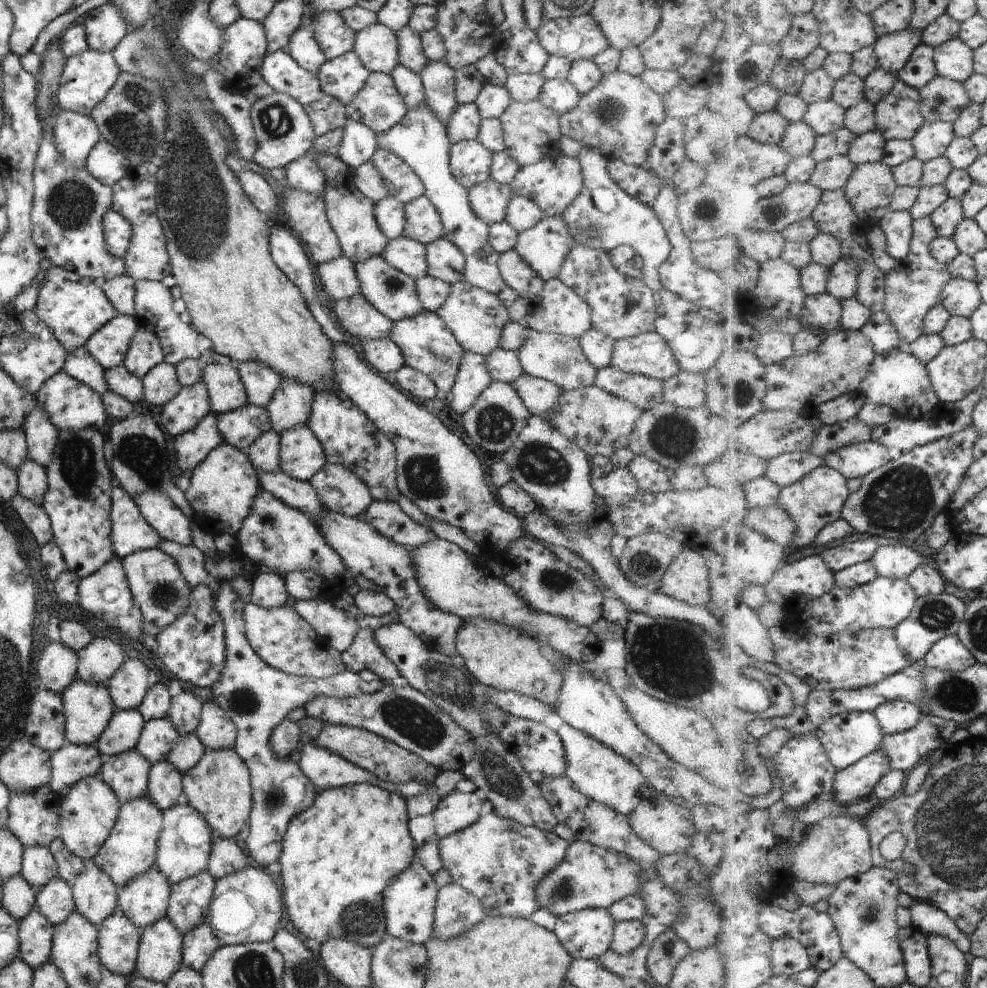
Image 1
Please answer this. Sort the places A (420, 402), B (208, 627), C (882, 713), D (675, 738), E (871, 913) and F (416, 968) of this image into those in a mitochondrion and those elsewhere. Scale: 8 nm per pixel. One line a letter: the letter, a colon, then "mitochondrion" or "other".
A: other
B: other
C: other
D: other
E: mitochondrion
F: mitochondrion

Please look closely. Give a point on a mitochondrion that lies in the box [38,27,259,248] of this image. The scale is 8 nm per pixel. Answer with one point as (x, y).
(132, 125)

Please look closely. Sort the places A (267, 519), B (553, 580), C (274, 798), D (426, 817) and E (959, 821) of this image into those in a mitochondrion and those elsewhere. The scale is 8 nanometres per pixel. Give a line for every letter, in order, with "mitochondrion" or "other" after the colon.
A: mitochondrion
B: mitochondrion
C: mitochondrion
D: other
E: mitochondrion

